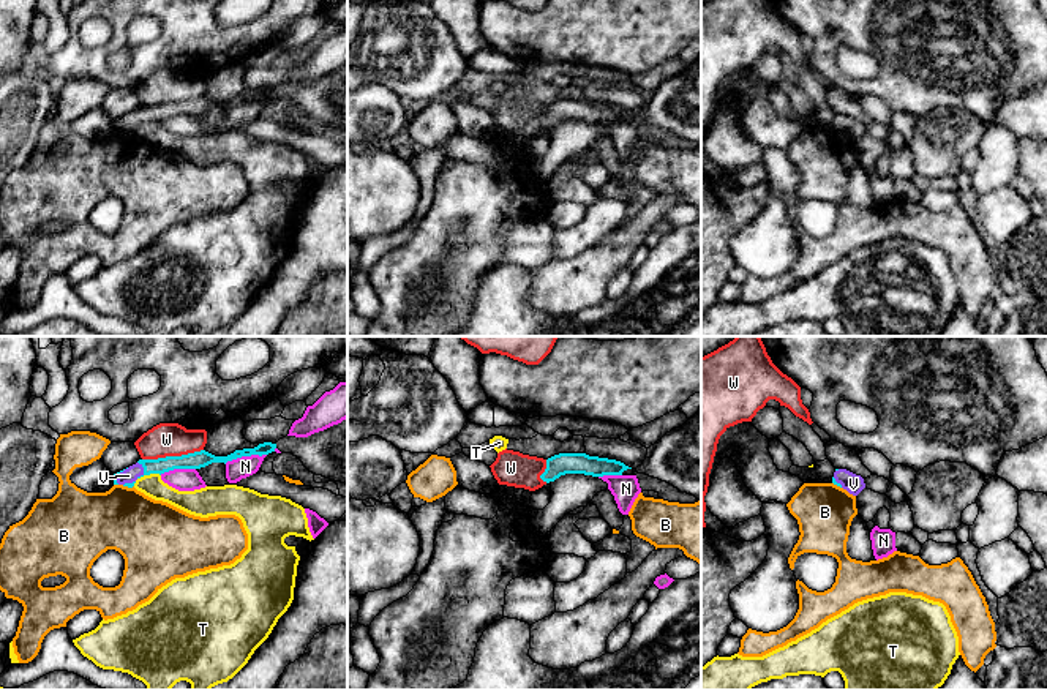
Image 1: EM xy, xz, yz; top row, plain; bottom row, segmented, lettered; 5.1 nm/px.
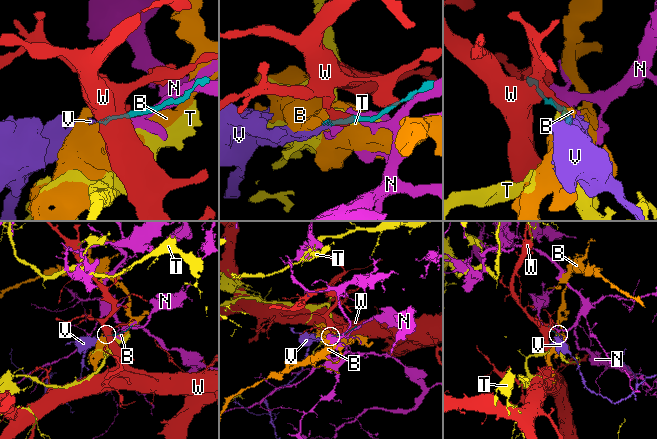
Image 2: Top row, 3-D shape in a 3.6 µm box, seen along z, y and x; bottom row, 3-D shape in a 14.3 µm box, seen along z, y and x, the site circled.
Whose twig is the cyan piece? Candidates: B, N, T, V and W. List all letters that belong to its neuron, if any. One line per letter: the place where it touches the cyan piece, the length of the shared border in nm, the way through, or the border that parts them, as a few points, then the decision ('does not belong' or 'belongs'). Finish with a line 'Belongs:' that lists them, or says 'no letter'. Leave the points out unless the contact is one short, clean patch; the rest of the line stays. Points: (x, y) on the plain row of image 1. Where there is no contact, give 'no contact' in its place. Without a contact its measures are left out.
B: contact xy (128, 133); length 60 nm; border xy (122, 131), (133, 133); does not belong
N: contact xy (245, 101); length 220 nm; does not belong
T: contact xy (149, 120); length 120 nm; border xy (160, 120), (144, 120), (138, 125); does not belong
V: contact xy (144, 117); length 90 nm; way xy (191, 106), (144, 117), (135, 117), (128, 122); belongs
W: contact xy (172, 103); length 320 nm; border xy (202, 95), (193, 100), (142, 106); does not belong
Belongs: V

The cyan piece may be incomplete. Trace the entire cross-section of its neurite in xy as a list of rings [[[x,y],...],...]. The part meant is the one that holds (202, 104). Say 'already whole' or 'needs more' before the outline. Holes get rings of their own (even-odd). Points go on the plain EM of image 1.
needs more; [[[264,88],[254,95],[235,96],[227,103],[215,103],[205,96],[182,101],[182,103],[166,103],[158,106],[139,106],[136,111],[114,120],[114,131],[123,131],[133,134],[136,126],[150,120],[164,120],[174,115],[201,115],[212,109],[227,109],[242,103],[251,101],[268,101],[275,98],[276,90]]]

